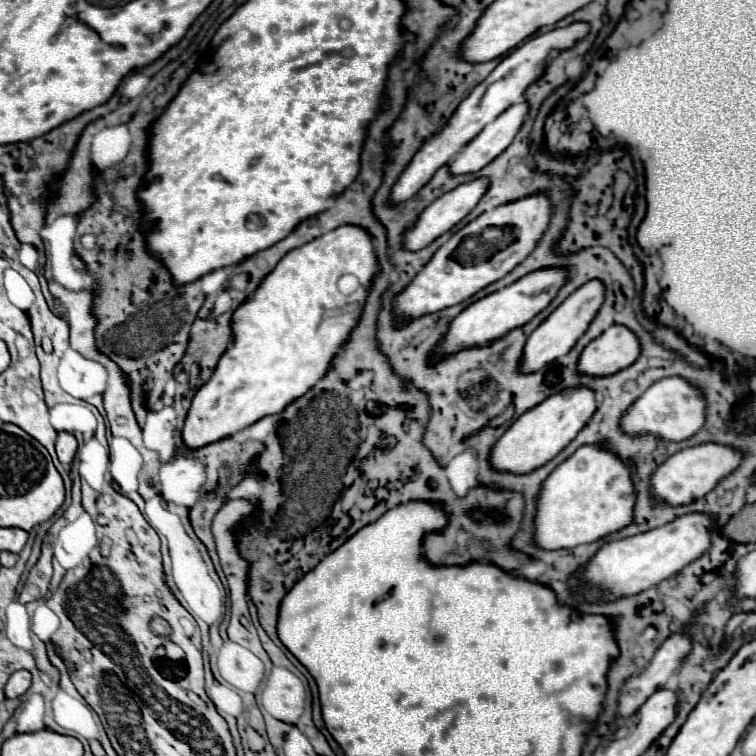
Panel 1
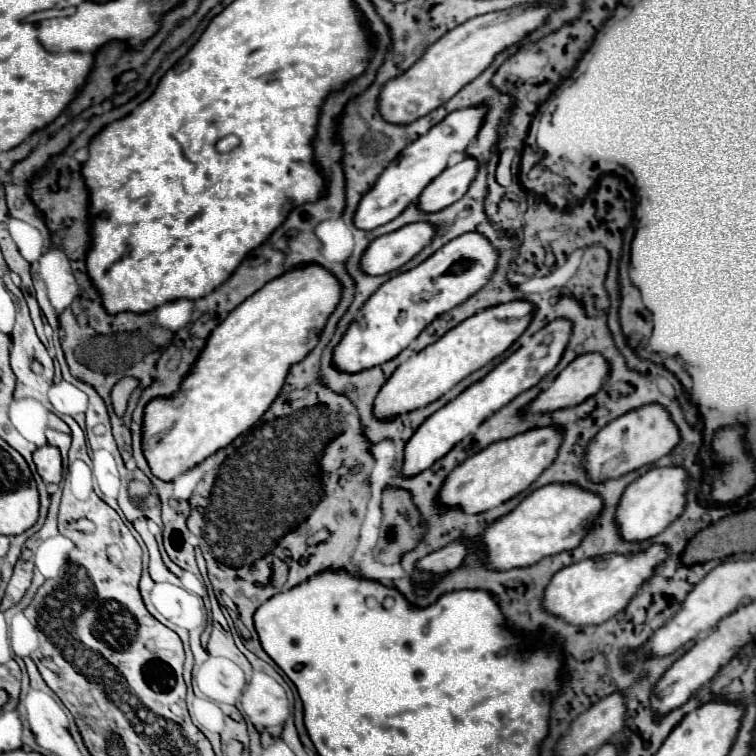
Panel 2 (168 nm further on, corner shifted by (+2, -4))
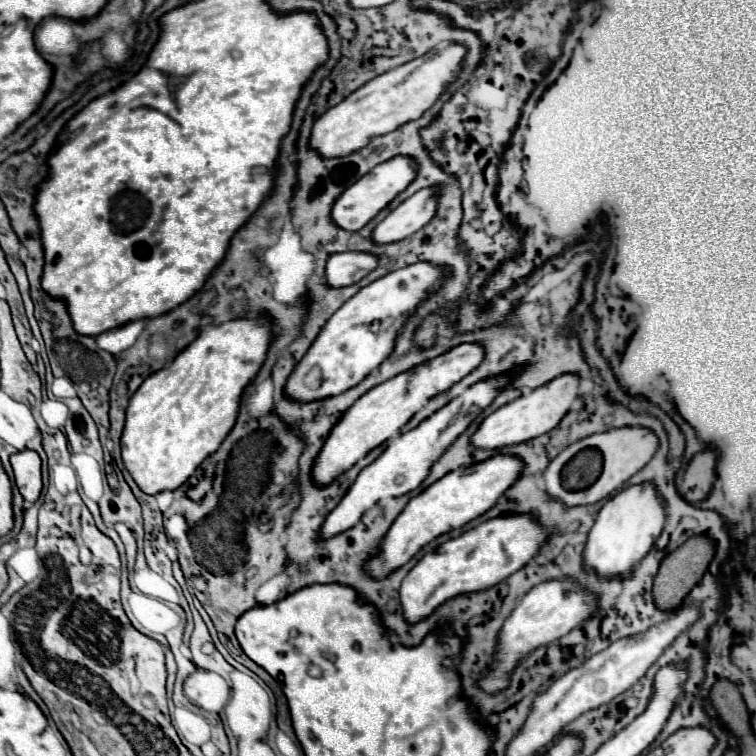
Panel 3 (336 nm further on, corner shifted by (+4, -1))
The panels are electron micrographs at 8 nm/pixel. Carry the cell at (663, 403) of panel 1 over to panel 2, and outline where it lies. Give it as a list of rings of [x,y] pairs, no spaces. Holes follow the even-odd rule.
[[[647,403],[613,419],[593,437],[585,455],[585,467],[593,481],[605,481],[611,477],[619,477],[627,471],[639,469],[643,465],[655,463],[659,457],[669,455],[679,445],[679,441],[681,431],[671,419],[671,413],[665,409],[665,405]]]

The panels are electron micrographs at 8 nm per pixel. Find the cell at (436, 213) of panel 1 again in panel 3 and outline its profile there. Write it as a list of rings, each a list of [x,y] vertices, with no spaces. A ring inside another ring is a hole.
[[[363,252],[333,254],[329,256],[325,266],[325,284],[331,288],[345,288],[357,284],[373,270],[373,264],[377,264],[377,258],[371,254]]]

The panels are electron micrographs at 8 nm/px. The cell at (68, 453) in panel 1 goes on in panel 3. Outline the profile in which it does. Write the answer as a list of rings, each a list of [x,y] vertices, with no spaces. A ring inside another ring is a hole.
[[[33,450],[17,452],[9,458],[13,468],[13,482],[25,502],[35,502],[41,494],[41,460]]]

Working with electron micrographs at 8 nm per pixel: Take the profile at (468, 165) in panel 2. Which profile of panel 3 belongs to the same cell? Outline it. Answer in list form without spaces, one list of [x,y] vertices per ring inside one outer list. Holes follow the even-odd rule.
[[[425,188],[401,202],[385,220],[381,220],[373,232],[371,240],[377,246],[401,242],[407,236],[415,234],[421,230],[431,218],[433,212],[437,212],[437,200],[435,200],[435,190]]]

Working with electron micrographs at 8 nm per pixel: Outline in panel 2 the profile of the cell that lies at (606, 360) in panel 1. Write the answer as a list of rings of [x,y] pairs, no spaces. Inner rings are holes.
[[[601,353],[579,355],[545,391],[539,393],[539,399],[535,399],[527,409],[529,415],[579,405],[587,395],[595,395],[603,387],[609,371],[611,365]]]

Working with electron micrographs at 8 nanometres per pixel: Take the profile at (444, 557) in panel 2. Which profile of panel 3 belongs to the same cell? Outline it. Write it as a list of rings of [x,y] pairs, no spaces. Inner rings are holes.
[[[499,516],[497,520],[487,520],[485,524],[475,526],[463,536],[447,540],[435,552],[425,554],[401,582],[399,600],[405,622],[415,624],[429,618],[445,600],[459,594],[493,588],[533,560],[543,544],[545,532],[541,532],[529,516]]]

